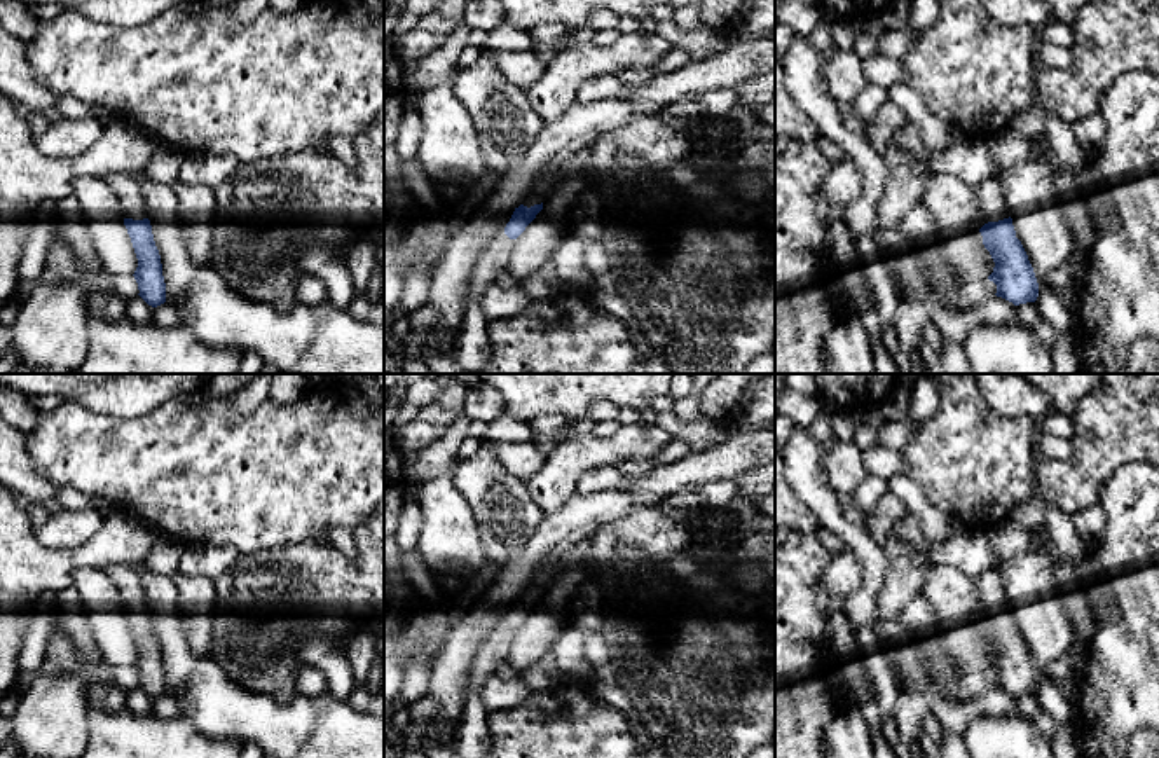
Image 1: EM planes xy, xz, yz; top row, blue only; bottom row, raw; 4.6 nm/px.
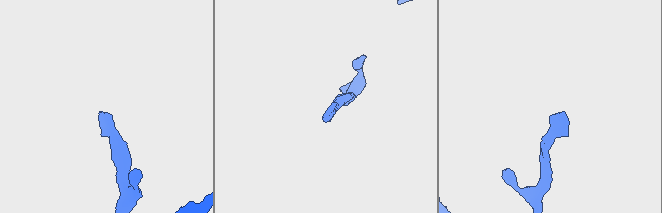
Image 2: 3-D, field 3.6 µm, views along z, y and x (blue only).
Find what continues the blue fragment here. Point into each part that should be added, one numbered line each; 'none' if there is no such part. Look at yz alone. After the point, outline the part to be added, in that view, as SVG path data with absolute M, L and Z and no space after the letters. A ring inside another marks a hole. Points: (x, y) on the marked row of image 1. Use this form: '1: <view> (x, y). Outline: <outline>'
1: yz (992, 205). Outline: M991 175L976 187L979 215L984 224L1009 218L1009 210L1000 189L998 176Z

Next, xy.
1: xy (126, 187). Outline: M112 173L103 178L120 199L124 218L148 218L140 183L133 173Z

